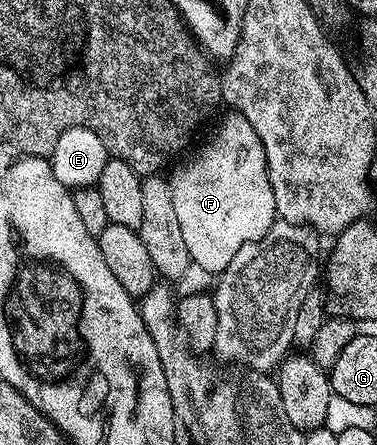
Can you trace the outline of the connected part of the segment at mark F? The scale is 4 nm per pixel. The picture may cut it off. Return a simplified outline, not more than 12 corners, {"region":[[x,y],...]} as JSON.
{"region":[[231,112],[169,174],[192,262],[216,276],[277,221],[261,136]]}

